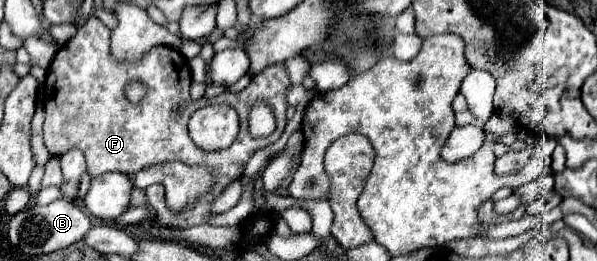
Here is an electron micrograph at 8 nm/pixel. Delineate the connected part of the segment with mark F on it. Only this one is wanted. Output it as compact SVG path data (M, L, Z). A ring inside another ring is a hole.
M91 16L77 34L55 54L49 76L45 80L47 100L45 100L45 124L43 124L43 138L49 154L59 156L71 148L79 148L85 154L87 170L91 178L99 178L105 172L127 172L135 174L139 170L179 160L185 164L199 164L209 166L217 174L217 184L223 190L239 180L243 175L244 166L258 149L277 141L283 134L287 118L285 112L289 104L285 92L291 88L289 72L285 64L273 64L253 76L251 84L243 92L223 92L215 98L191 100L191 70L189 60L179 52L171 50L171 46L159 46L141 60L141 64L133 64L125 68L125 64L111 62L109 50L109 32L107 26L97 18ZM129 82L141 82L145 86L145 96L139 102L131 102L125 96L125 88ZM249 100L269 100L273 110L277 112L277 132L269 136L269 140L253 140L247 134L247 108ZM209 102L225 102L233 106L239 114L239 136L231 148L221 152L205 152L193 144L187 134L187 120L189 116ZM183 104L183 110L173 116L171 108ZM193 108L193 110L191 110Z

